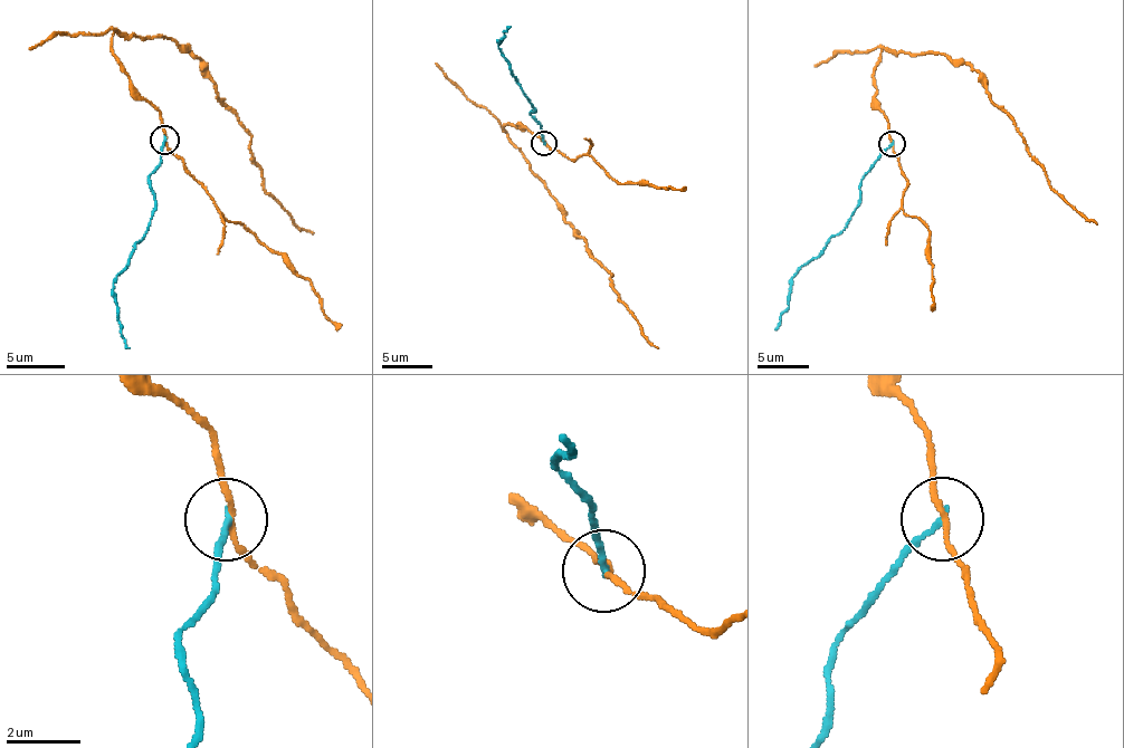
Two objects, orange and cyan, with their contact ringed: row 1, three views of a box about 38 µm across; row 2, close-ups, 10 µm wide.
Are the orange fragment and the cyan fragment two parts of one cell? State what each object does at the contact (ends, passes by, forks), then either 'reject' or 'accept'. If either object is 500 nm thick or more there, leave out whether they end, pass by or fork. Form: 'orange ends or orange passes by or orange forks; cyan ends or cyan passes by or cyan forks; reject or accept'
orange passes by; cyan ends; reject

